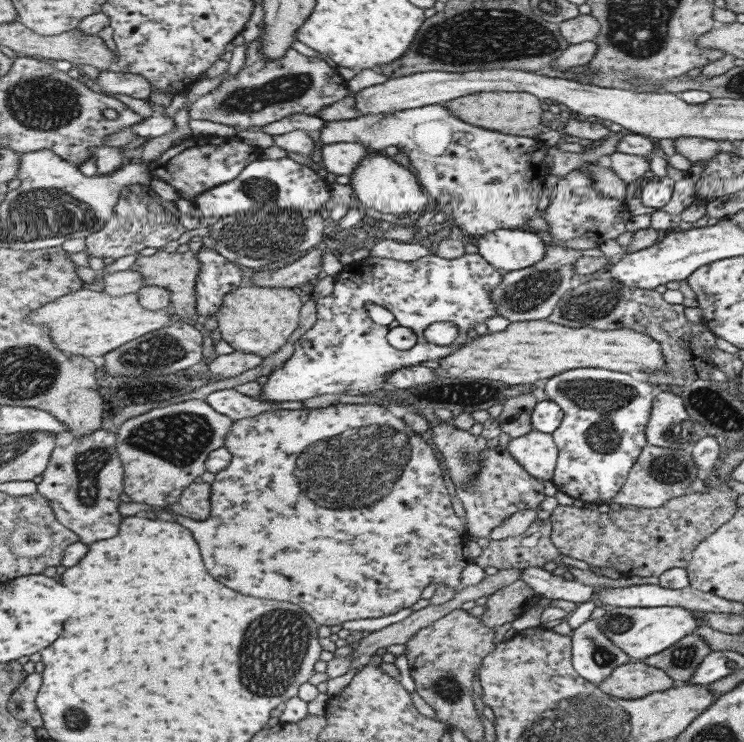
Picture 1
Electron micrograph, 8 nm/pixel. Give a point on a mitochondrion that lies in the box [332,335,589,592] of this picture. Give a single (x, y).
(457, 393)

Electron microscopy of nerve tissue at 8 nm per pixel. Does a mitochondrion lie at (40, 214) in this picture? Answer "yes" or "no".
yes

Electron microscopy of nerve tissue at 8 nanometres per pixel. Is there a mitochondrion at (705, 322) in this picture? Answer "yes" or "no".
no

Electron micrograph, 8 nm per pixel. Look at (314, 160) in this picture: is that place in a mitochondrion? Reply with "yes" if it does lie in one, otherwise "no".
no

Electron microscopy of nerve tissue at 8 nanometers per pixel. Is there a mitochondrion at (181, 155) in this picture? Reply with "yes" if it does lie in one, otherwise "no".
no

